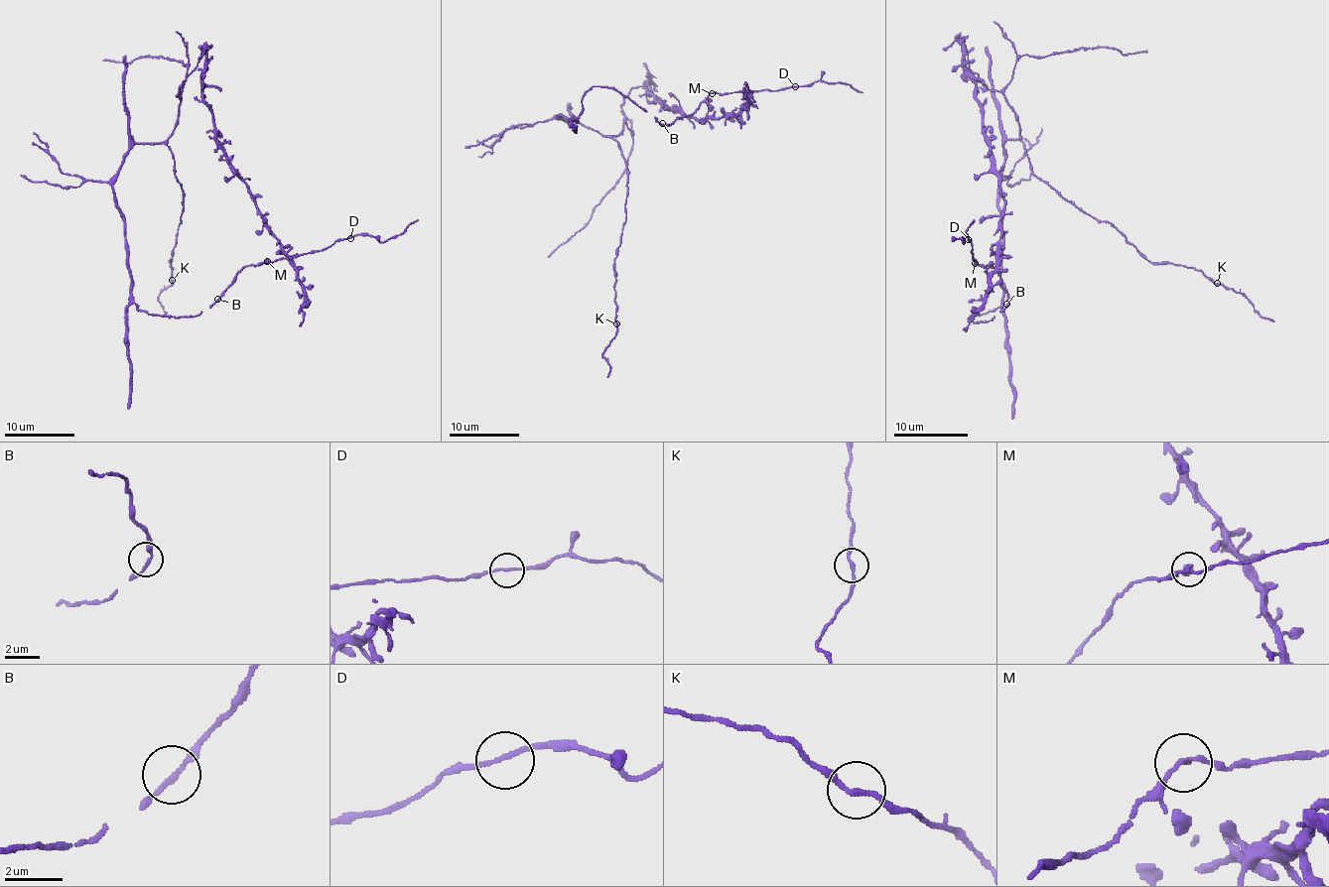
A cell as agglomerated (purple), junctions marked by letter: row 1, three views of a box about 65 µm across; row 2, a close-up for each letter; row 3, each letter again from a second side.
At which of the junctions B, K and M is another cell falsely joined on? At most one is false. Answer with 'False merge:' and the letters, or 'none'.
False merge: none

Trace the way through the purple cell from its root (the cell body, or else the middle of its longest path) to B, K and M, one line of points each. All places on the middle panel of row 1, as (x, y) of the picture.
B: (639, 86), (648, 85), (648, 93), (656, 100), (699, 122), (725, 113), (702, 102), (694, 113), (662, 123)
K: (639, 86), (628, 92), (621, 106), (623, 129), (612, 136), (626, 168), (626, 220), (614, 258), (616, 323)
M: (639, 86), (648, 85), (648, 93), (656, 100), (679, 107), (699, 122), (725, 115), (706, 102), (711, 93)

